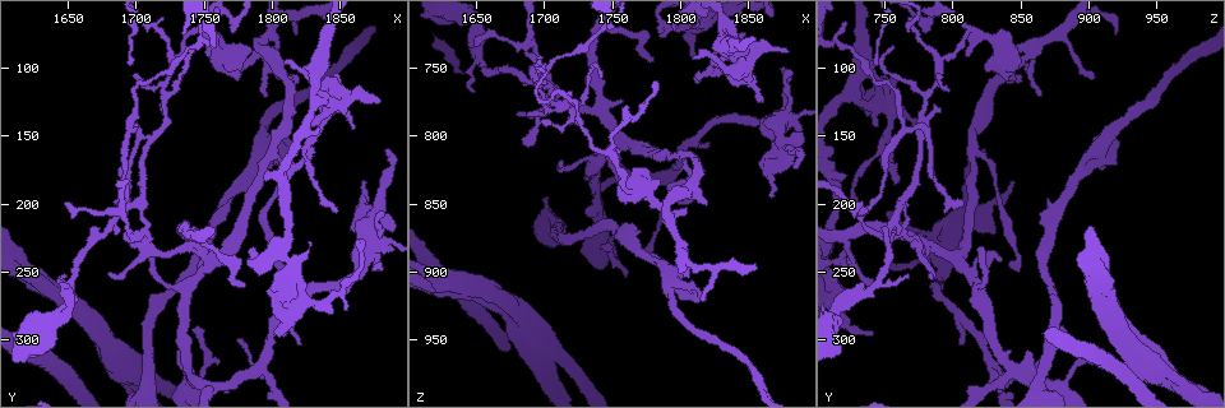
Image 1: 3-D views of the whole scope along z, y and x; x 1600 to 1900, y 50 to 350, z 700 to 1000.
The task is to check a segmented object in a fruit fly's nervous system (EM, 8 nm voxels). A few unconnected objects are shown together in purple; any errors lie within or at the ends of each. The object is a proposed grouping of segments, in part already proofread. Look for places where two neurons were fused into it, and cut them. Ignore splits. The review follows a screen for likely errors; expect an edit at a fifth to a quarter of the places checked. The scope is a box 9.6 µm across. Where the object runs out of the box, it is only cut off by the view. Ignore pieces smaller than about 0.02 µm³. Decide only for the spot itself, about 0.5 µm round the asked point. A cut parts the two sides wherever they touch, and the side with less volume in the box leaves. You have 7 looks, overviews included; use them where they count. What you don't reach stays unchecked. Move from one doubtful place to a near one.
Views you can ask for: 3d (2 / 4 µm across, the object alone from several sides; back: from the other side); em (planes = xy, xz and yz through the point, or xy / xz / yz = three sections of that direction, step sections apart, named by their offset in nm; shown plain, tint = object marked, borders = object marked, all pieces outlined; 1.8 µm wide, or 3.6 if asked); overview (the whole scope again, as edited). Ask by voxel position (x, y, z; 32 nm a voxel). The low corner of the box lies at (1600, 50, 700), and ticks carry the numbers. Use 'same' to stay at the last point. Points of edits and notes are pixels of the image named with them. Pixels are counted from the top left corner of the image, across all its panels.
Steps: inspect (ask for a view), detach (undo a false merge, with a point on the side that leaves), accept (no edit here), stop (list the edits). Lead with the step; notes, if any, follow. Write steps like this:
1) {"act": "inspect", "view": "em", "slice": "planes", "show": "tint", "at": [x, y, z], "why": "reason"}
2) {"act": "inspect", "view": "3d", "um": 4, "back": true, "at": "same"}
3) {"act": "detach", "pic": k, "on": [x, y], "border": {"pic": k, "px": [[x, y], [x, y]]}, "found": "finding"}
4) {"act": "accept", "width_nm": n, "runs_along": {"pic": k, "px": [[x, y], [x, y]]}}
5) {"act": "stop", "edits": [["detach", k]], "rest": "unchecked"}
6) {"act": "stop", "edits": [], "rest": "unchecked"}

{"act": "inspect", "view": "em", "um": 3.6, "slice": "planes", "show": "tint", "at": [1874, 224, 796], "why": "a fork"}

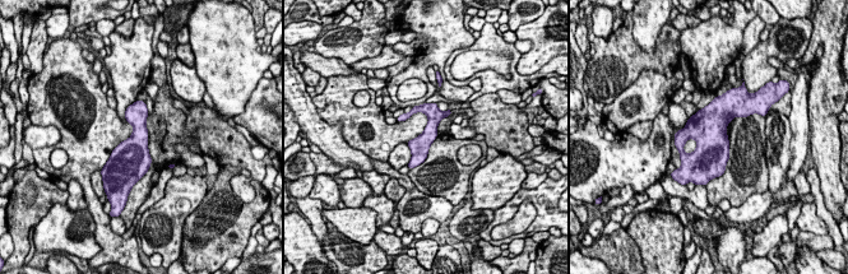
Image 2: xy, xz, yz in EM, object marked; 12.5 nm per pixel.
{"act": "accept", "runs_along": {"pic": 2, "px": [[434, 106], [430, 134], [412, 163]]}, "found": "continuous, no second neuron"}

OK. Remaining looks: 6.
{"act": "inspect", "view": "em", "slice": "planes", "show": "tint", "at": [1832, 122, 718], "why": "two arms in line, one across"}

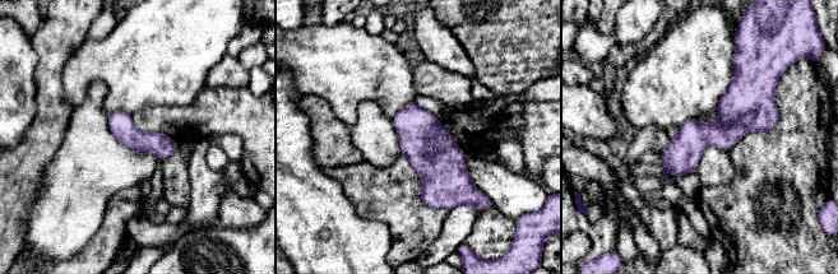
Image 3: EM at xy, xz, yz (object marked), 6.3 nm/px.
{"act": "accept", "runs_along": {"pic": 3, "px": [[744, 68], [744, 94], [676, 172]]}, "found": "all the same neuron"}

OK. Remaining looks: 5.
{"act": "inspect", "view": "3d", "um": 2, "at": [1736, 234, 784], "why": "three-way junction"}

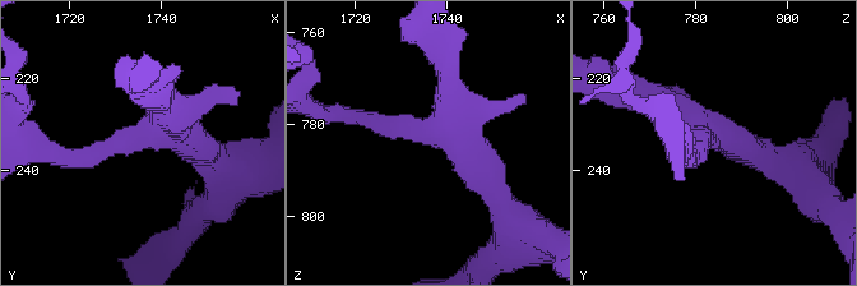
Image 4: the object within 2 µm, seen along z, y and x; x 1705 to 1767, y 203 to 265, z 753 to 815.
{"act": "inspect", "view": "em", "slice": "xz", "step": 4, "show": "tint", "at": [1737, 232, 782], "why": "now the EM"}

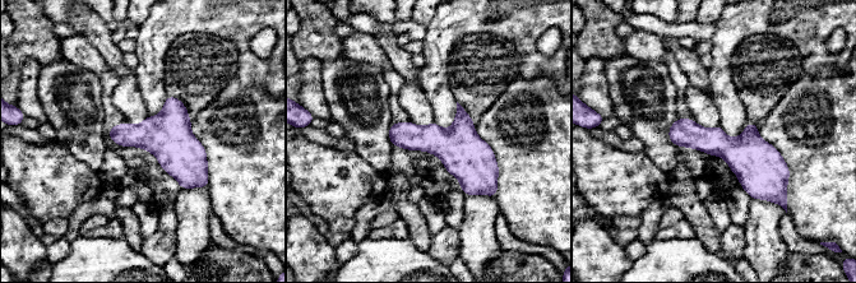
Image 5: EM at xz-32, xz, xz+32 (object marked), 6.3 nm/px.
{"act": "accept", "found": "continuous, no second neuron"}

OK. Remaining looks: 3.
{"act": "stop", "edits": [], "rest": "unchecked"}

